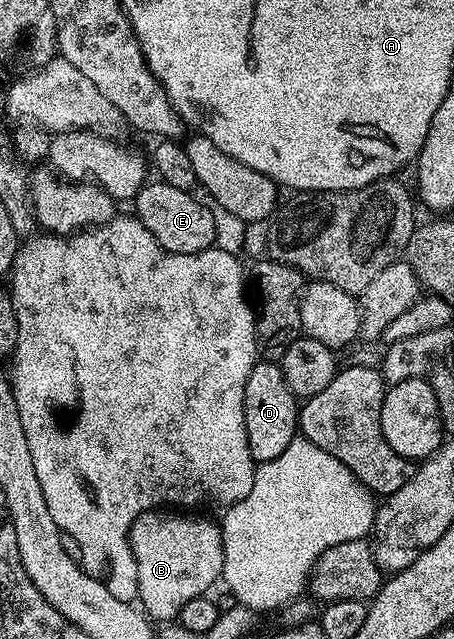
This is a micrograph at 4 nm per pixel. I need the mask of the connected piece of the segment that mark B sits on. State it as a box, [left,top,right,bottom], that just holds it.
[129,512,223,623]

